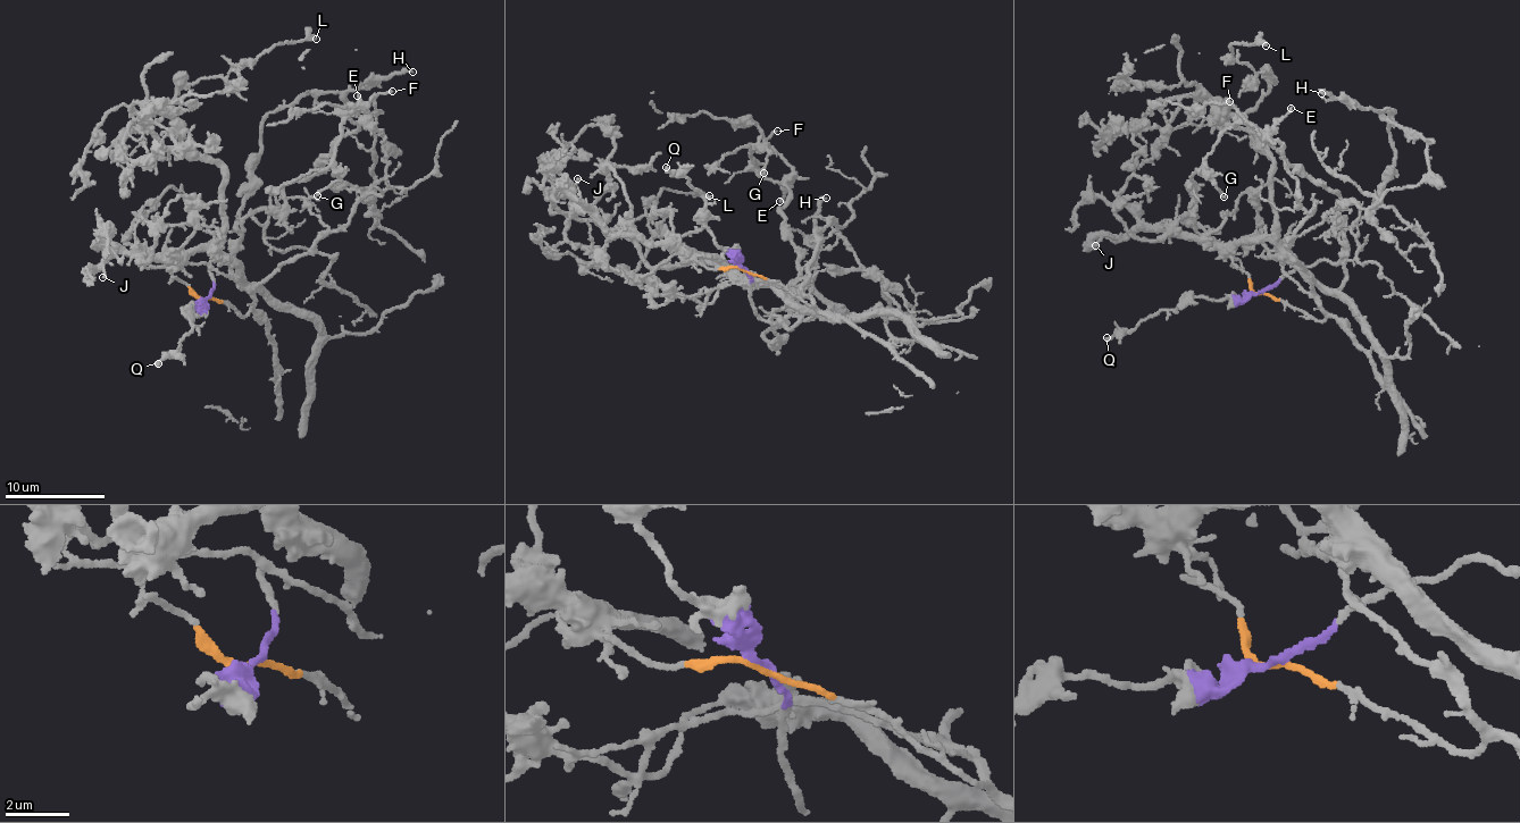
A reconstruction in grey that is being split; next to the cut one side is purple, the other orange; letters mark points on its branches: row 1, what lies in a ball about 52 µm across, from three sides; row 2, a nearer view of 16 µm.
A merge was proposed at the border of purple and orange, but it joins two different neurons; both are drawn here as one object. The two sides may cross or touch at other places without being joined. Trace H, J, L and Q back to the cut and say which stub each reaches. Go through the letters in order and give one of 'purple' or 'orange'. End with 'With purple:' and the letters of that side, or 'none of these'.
H: purple
J: orange
L: orange
Q: purple
With purple: H, Q

